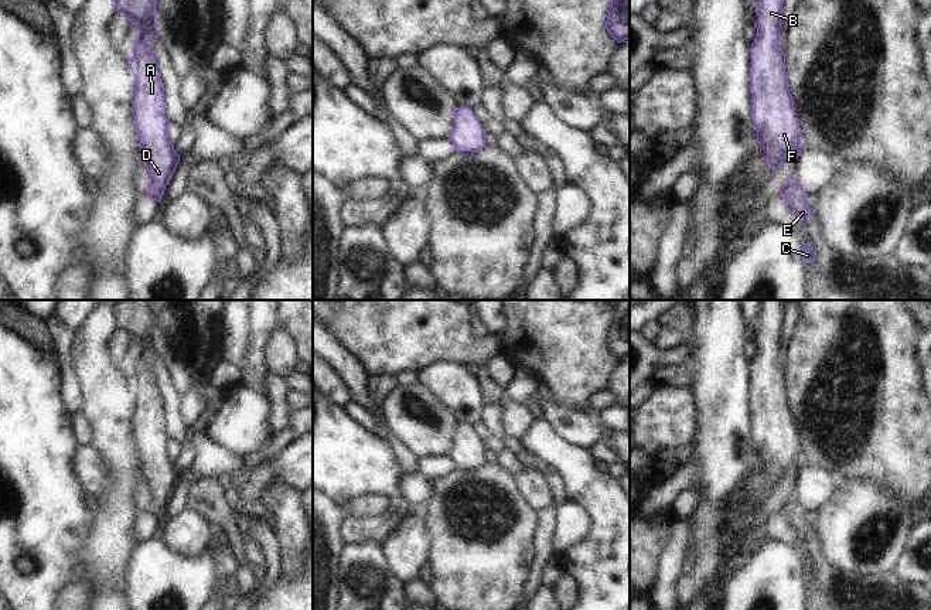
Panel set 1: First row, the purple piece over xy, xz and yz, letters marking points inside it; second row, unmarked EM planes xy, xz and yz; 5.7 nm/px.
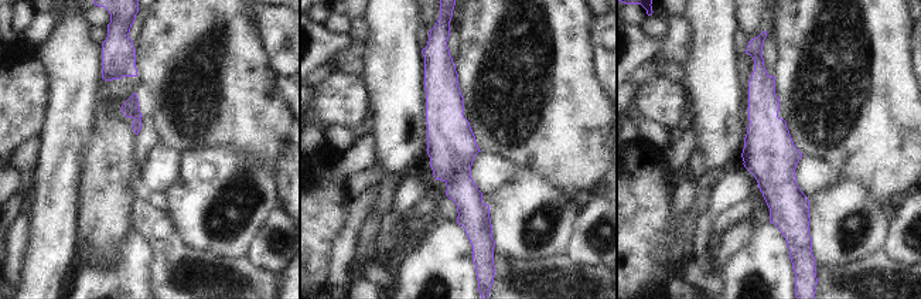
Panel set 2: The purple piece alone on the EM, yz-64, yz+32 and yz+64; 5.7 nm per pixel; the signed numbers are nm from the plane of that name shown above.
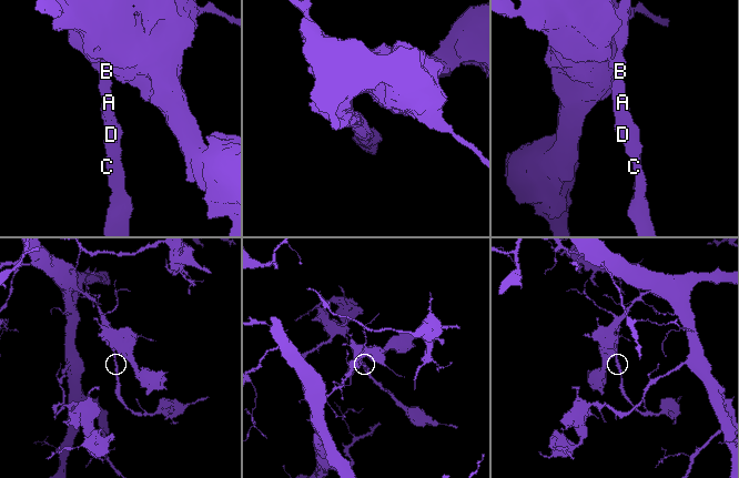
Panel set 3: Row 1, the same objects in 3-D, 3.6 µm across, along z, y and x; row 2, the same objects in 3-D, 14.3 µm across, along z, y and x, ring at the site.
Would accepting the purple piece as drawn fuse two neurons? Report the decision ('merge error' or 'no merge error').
no merge error

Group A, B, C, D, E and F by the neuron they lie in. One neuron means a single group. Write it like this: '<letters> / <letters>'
A B C D E F

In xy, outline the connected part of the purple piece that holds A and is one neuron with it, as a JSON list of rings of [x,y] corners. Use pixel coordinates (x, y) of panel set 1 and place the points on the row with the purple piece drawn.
[[[115,0],[116,11],[123,13],[137,27],[130,69],[136,76],[133,116],[140,137],[141,161],[150,173],[147,197],[160,202],[180,156],[167,140],[164,117],[164,85],[158,76],[156,58],[149,40],[158,37],[156,28],[156,0]]]

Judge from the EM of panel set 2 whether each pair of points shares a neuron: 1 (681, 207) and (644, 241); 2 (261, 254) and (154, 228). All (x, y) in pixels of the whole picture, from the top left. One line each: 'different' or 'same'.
1: different
2: different

